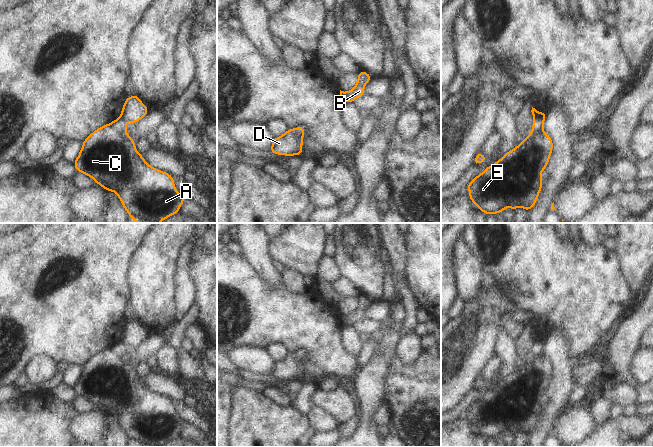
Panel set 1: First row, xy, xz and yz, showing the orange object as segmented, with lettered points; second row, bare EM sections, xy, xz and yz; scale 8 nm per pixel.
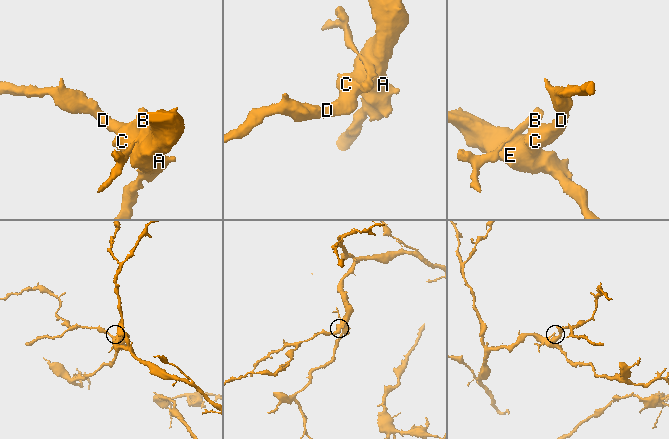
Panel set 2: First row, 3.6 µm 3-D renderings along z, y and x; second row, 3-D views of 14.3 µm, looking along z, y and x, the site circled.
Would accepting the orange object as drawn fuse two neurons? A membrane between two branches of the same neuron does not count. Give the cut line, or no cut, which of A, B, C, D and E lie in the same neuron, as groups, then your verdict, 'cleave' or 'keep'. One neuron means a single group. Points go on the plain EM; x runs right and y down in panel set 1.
xz (347, 316), (345, 325) | A C D E / B | cleave

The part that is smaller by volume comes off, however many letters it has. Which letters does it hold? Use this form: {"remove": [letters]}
{"remove": ["B"]}

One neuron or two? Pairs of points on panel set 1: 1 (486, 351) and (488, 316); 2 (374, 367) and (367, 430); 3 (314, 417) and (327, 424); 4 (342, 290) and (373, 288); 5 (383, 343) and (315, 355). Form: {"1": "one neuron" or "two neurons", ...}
{"1": "one neuron", "2": "one neuron", "3": "one neuron", "4": "two neurons", "5": "two neurons"}

